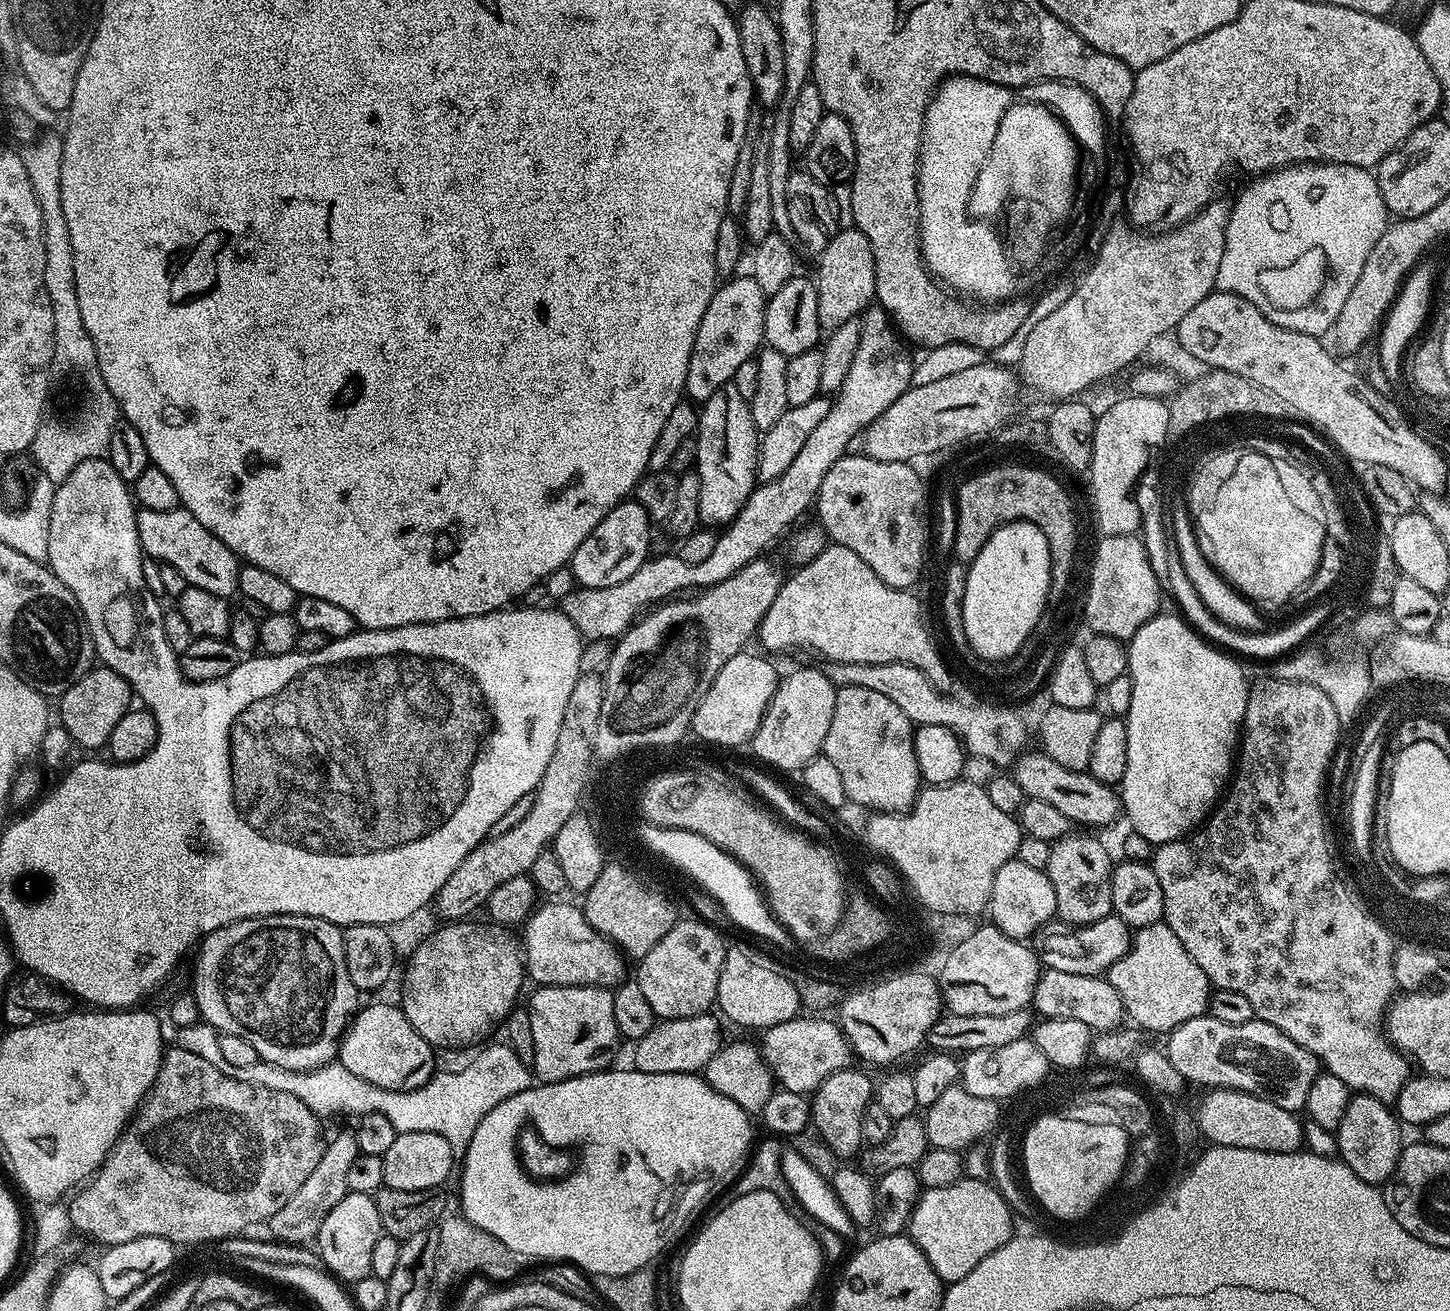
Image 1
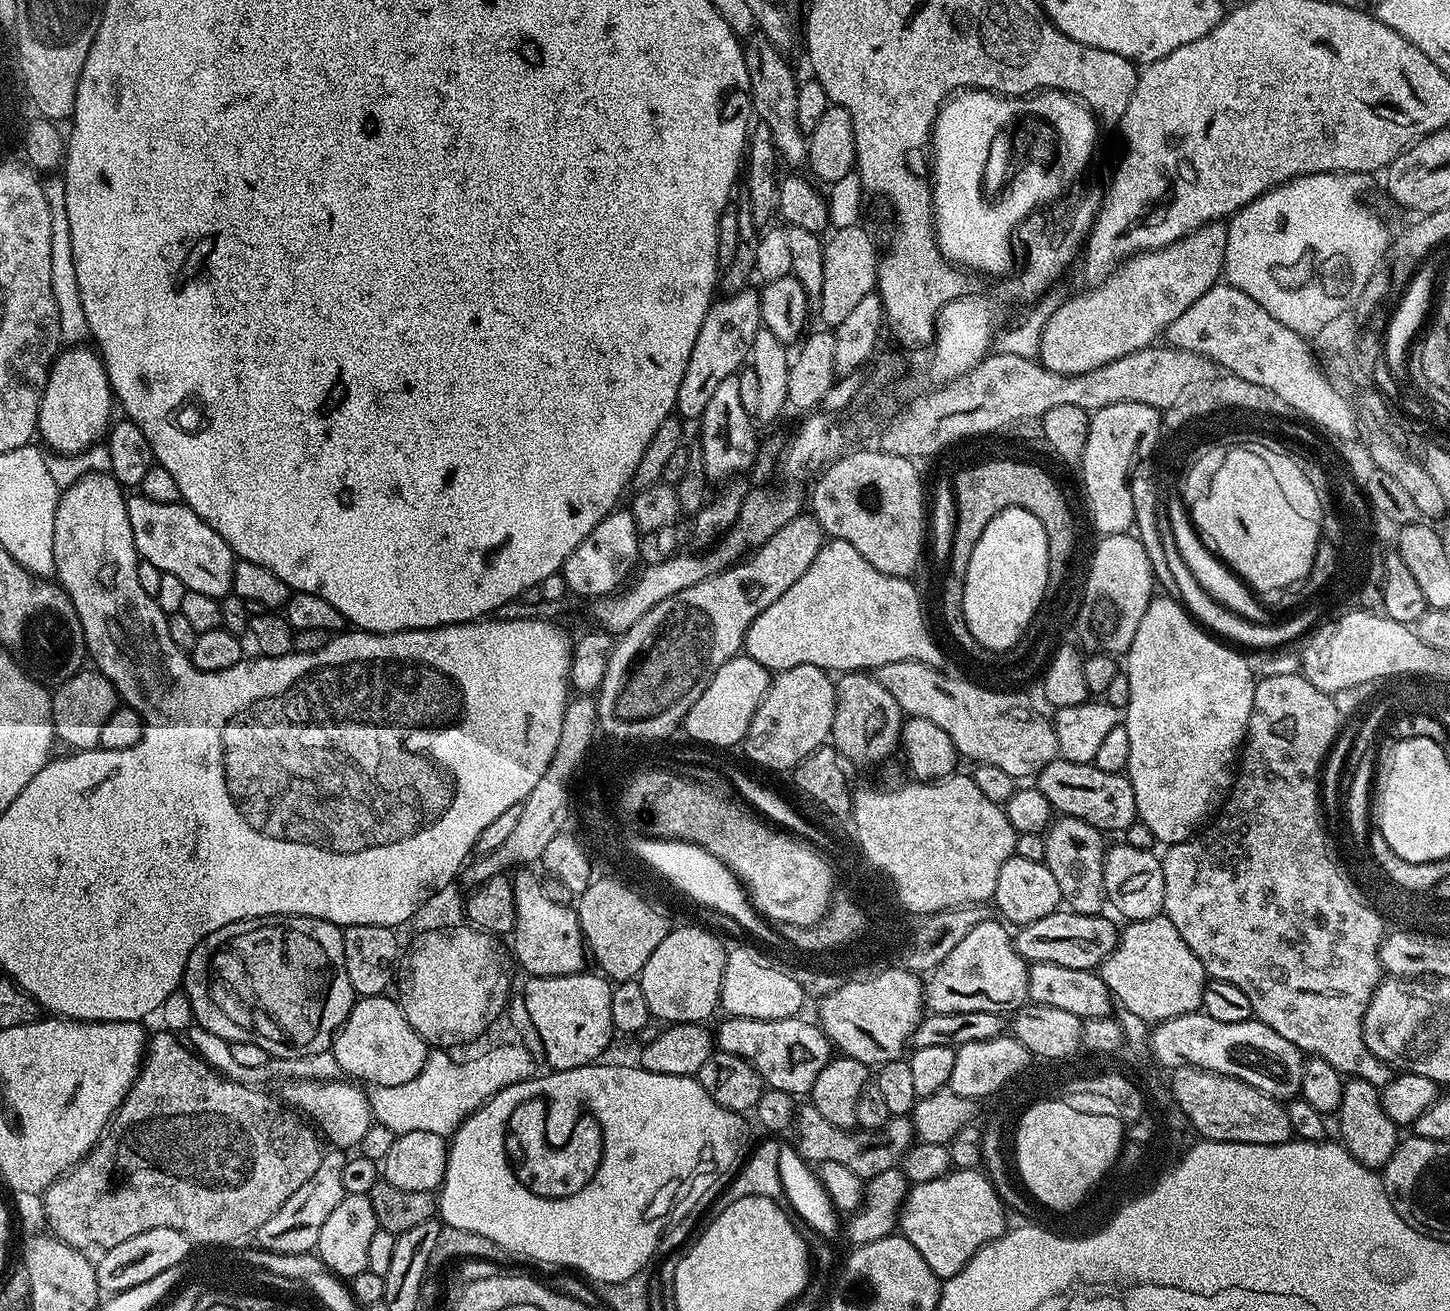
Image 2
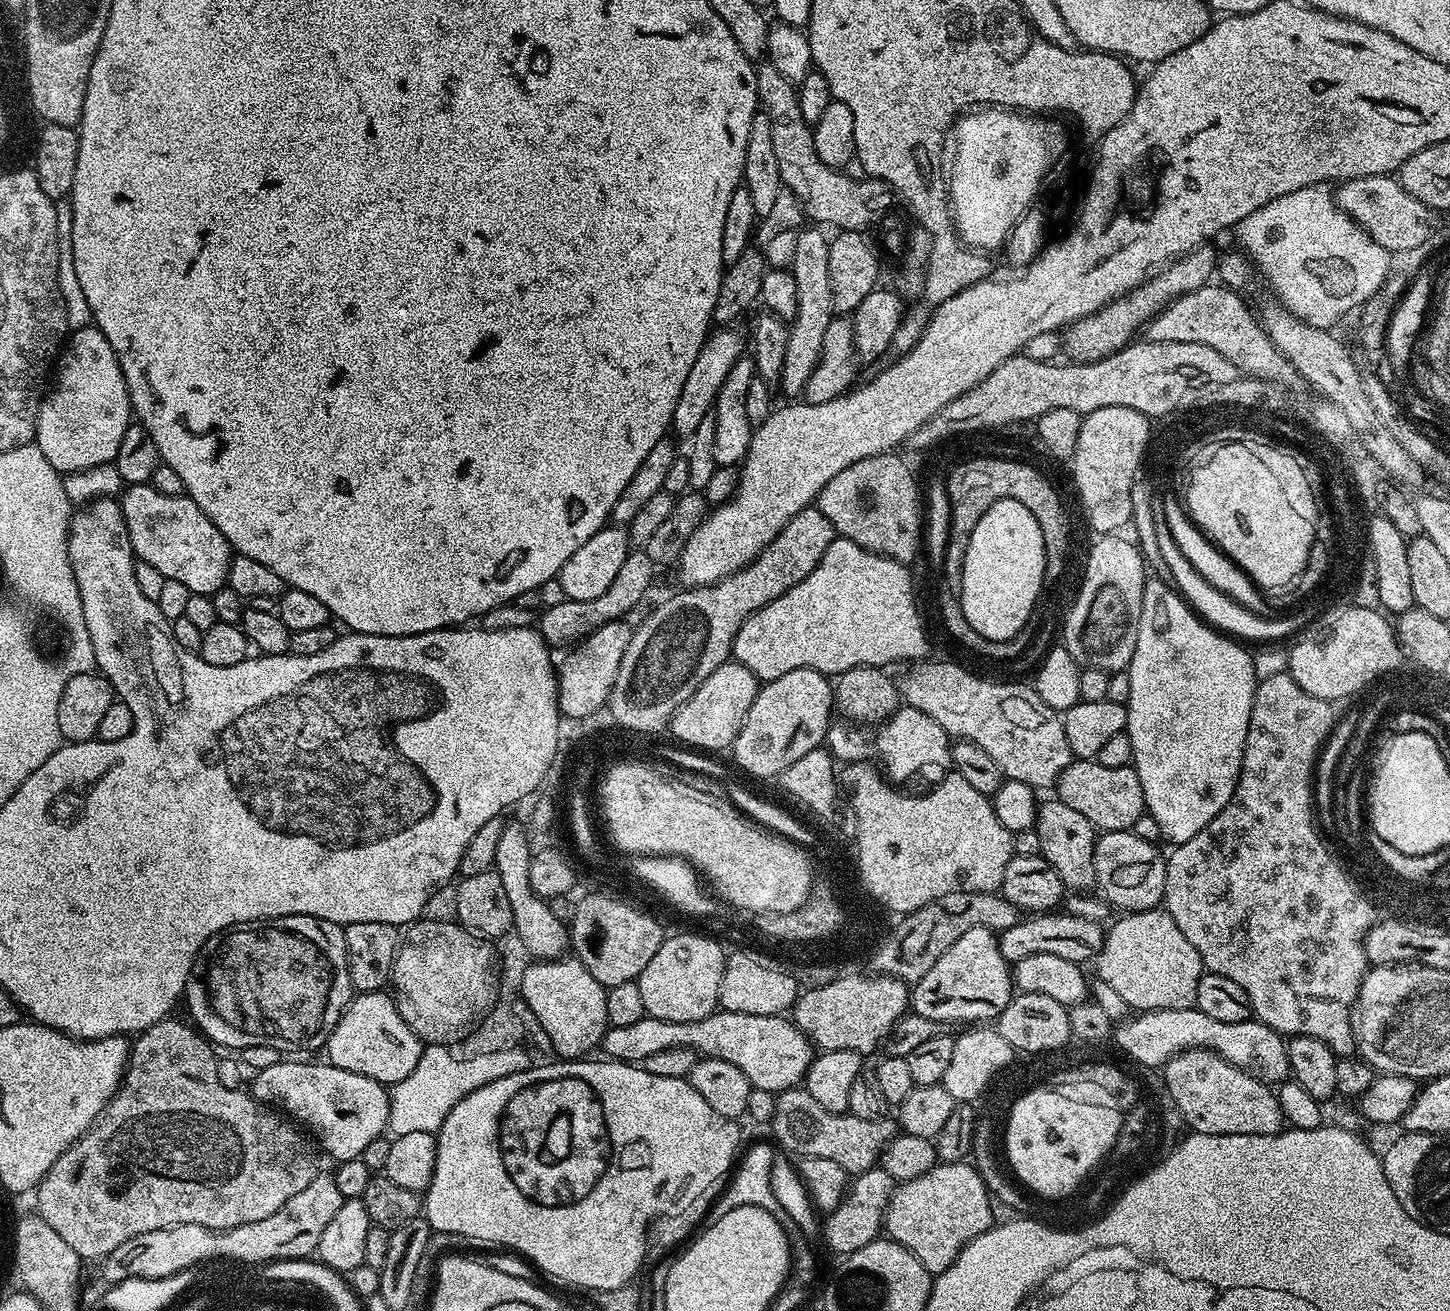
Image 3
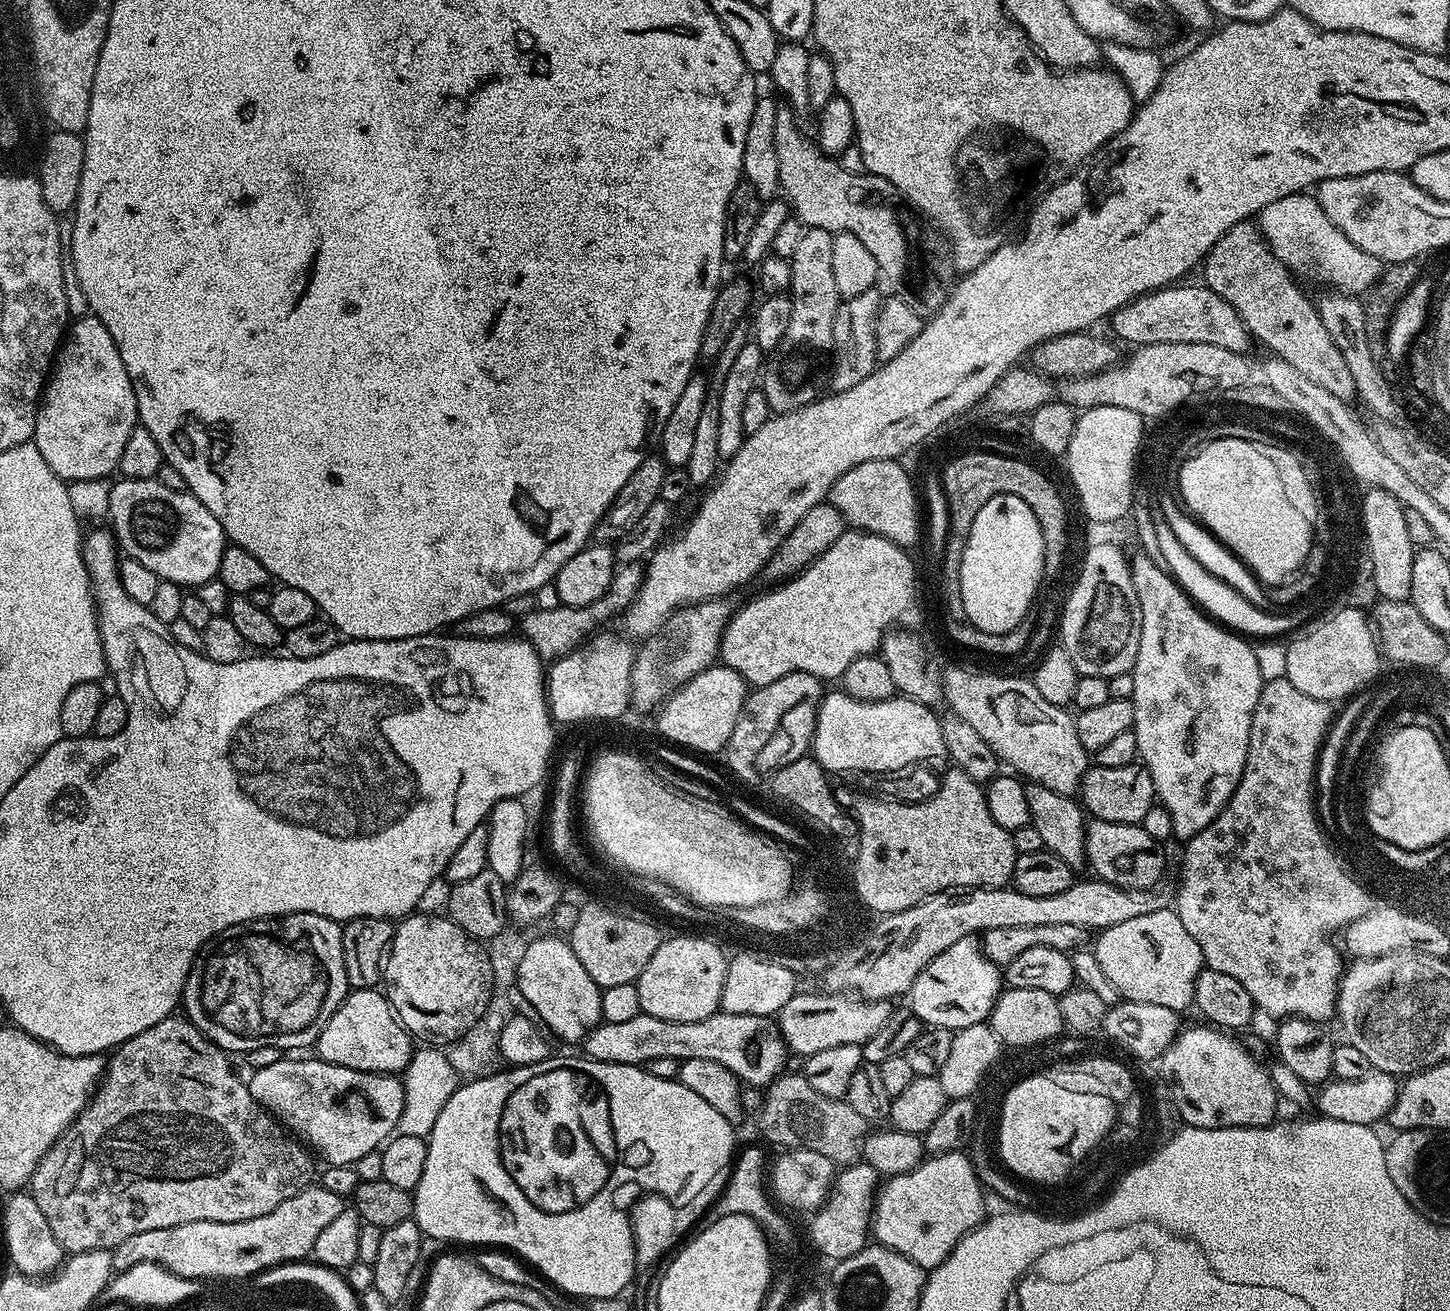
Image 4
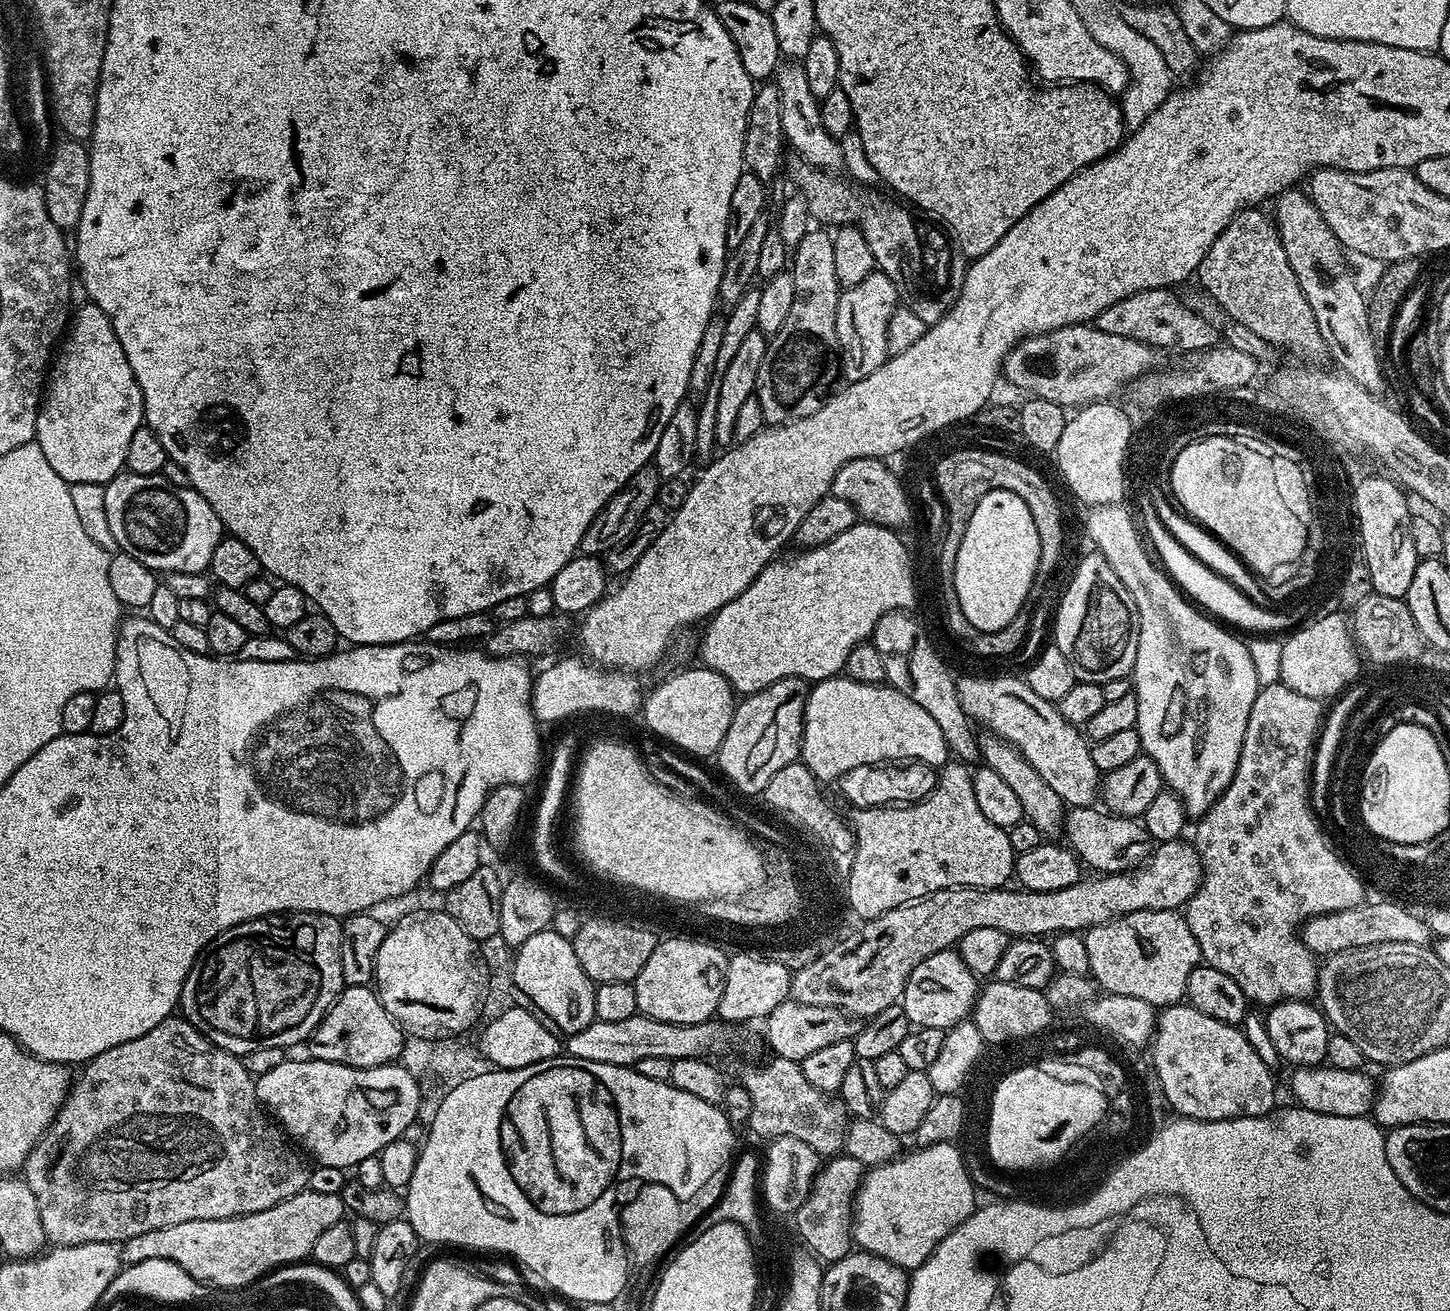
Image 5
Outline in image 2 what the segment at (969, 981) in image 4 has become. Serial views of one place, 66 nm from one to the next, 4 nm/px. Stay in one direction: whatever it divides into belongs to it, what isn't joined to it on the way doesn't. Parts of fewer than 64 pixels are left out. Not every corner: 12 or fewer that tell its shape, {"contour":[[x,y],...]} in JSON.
{"contour":[[974,926],[923,981],[929,1013],[1012,1014],[1028,964],[1009,929]]}

